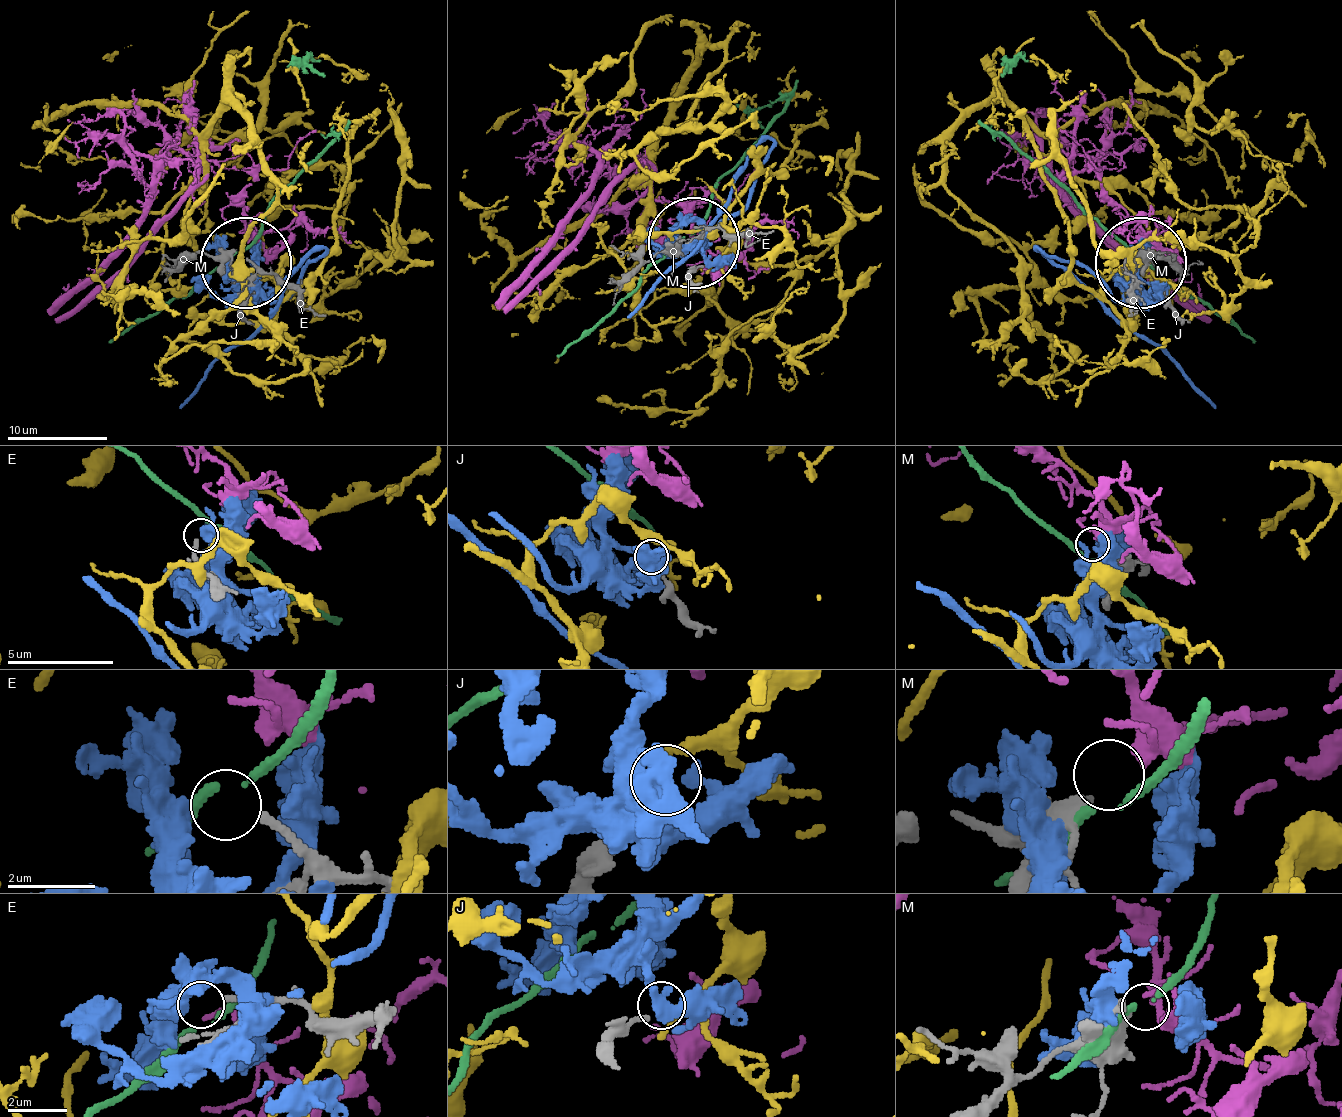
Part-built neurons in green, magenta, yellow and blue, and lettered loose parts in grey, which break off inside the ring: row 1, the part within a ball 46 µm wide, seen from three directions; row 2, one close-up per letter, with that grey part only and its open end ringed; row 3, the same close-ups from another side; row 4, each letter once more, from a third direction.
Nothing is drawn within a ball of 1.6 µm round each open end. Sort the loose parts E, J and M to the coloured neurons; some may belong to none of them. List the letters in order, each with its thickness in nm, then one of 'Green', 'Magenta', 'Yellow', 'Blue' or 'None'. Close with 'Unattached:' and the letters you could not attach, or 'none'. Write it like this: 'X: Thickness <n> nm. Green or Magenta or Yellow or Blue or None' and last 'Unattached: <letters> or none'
E: Thickness 190 nm. None
J: Thickness 160 nm. Yellow
M: Thickness 340 nm. Magenta
Unattached: E

